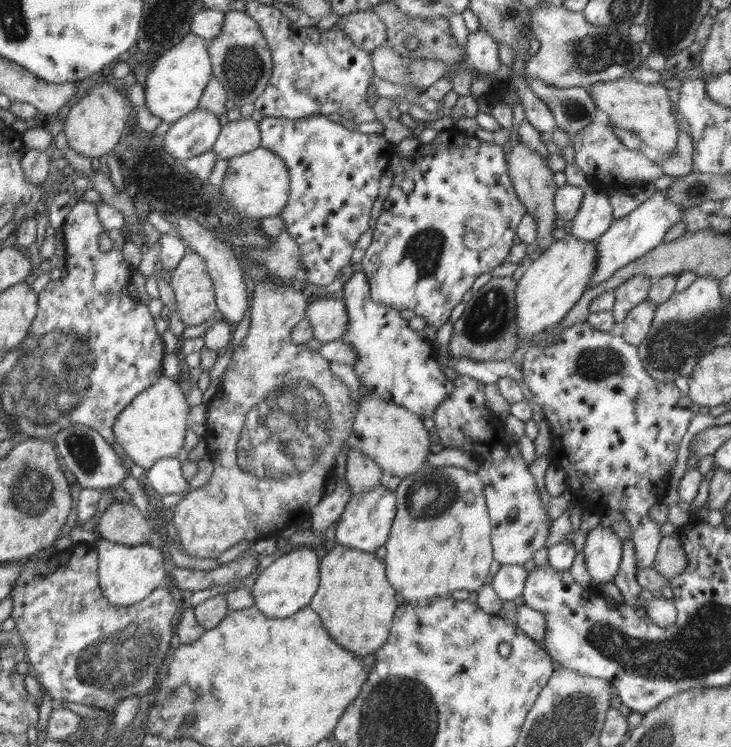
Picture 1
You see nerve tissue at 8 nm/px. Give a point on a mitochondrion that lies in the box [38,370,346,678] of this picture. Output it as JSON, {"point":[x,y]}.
{"point":[79,445]}

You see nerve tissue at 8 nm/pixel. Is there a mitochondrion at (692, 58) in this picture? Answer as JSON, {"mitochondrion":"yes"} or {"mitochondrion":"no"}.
{"mitochondrion":"no"}

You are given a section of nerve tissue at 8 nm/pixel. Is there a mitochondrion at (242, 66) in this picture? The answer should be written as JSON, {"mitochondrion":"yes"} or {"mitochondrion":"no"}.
{"mitochondrion":"yes"}

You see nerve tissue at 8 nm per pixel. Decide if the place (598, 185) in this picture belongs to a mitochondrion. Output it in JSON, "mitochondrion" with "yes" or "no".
{"mitochondrion":"no"}

